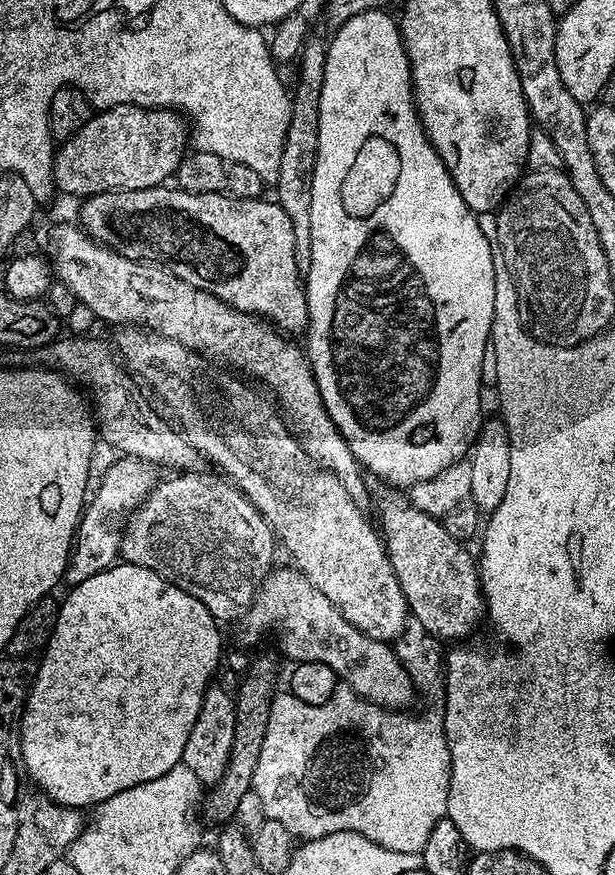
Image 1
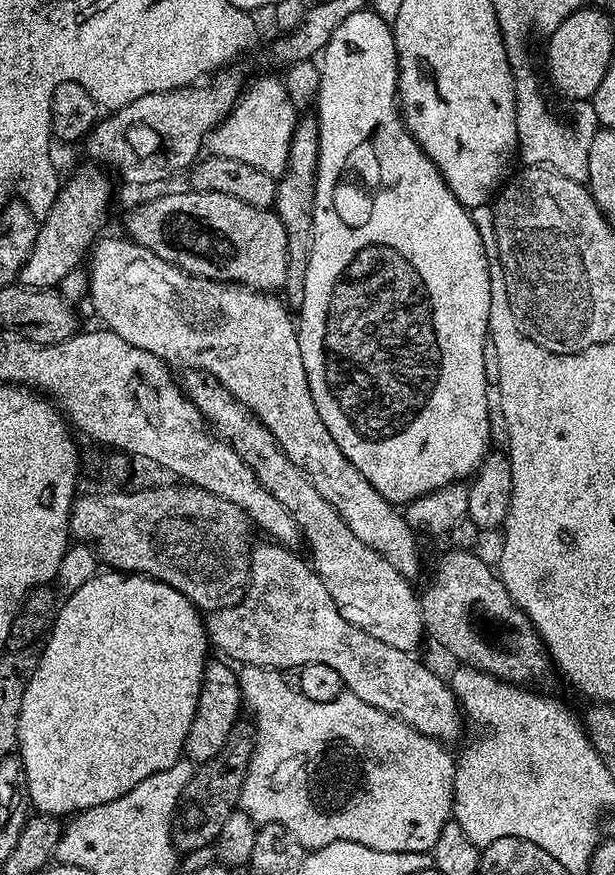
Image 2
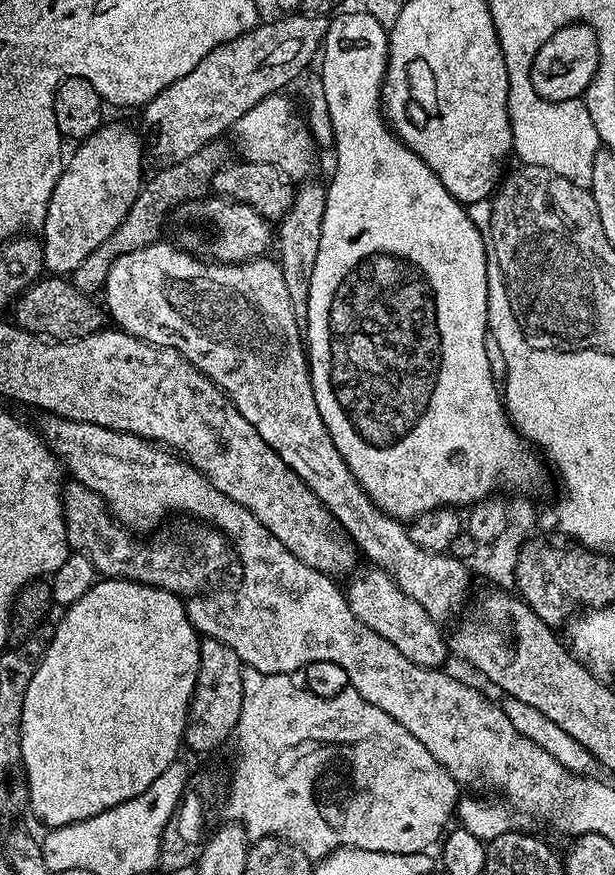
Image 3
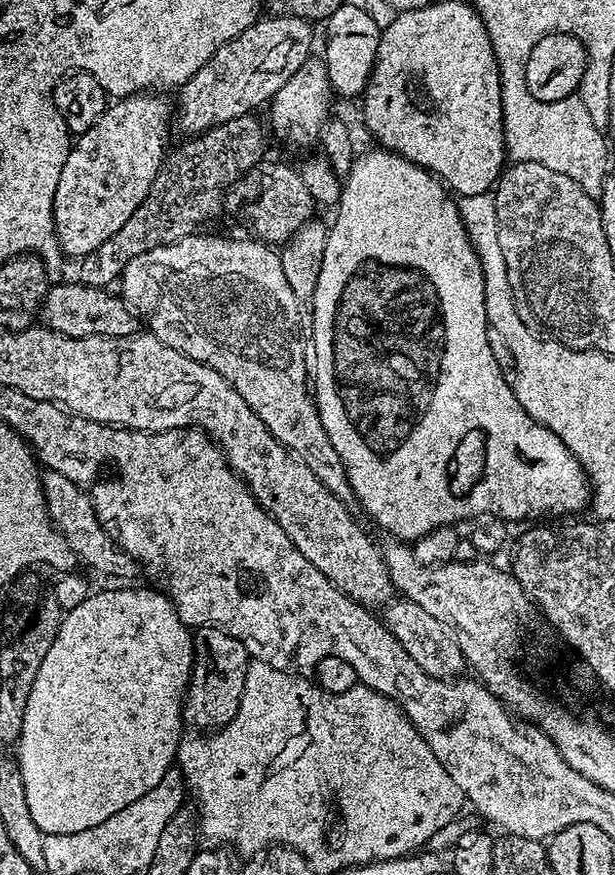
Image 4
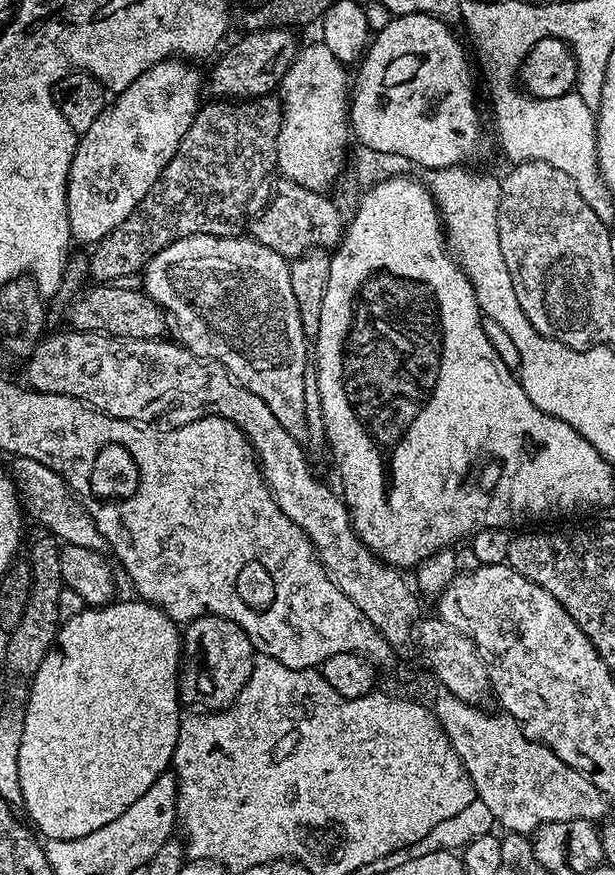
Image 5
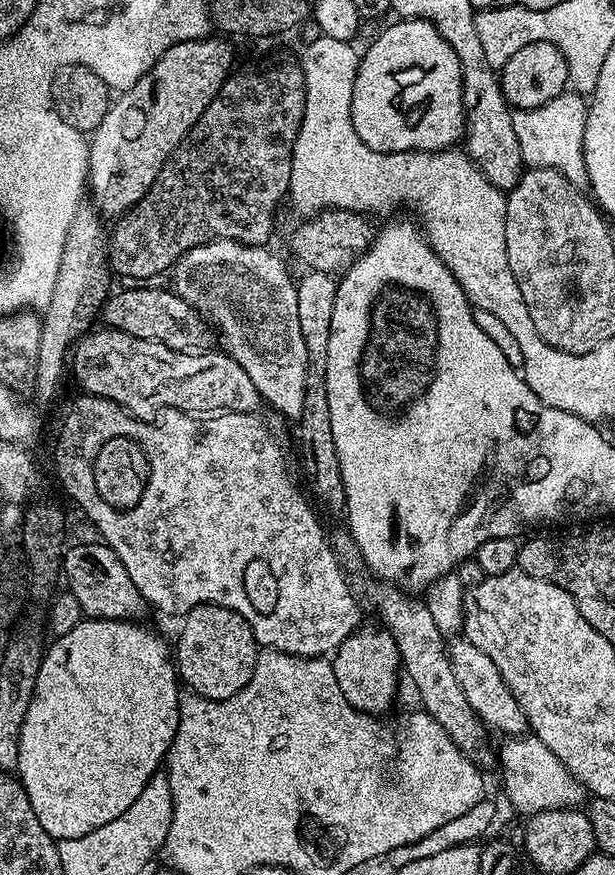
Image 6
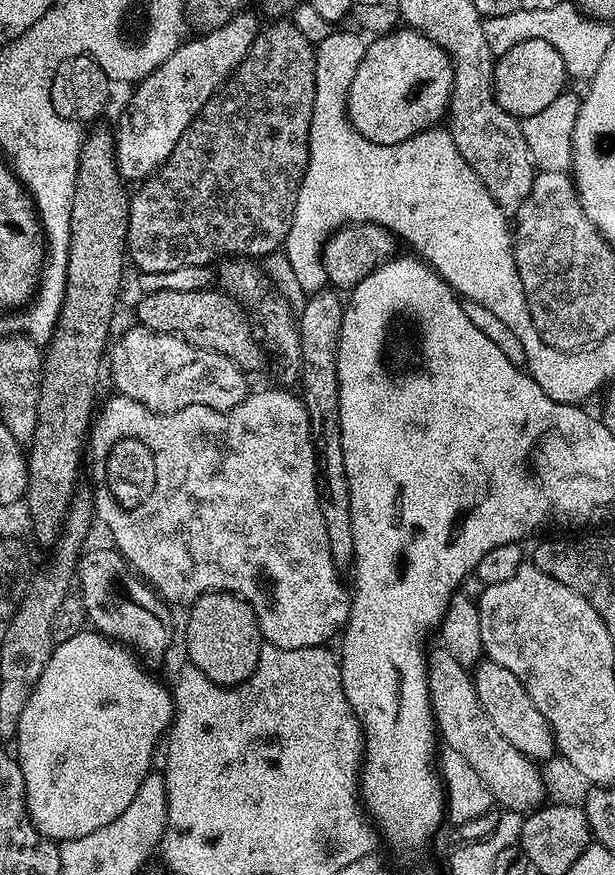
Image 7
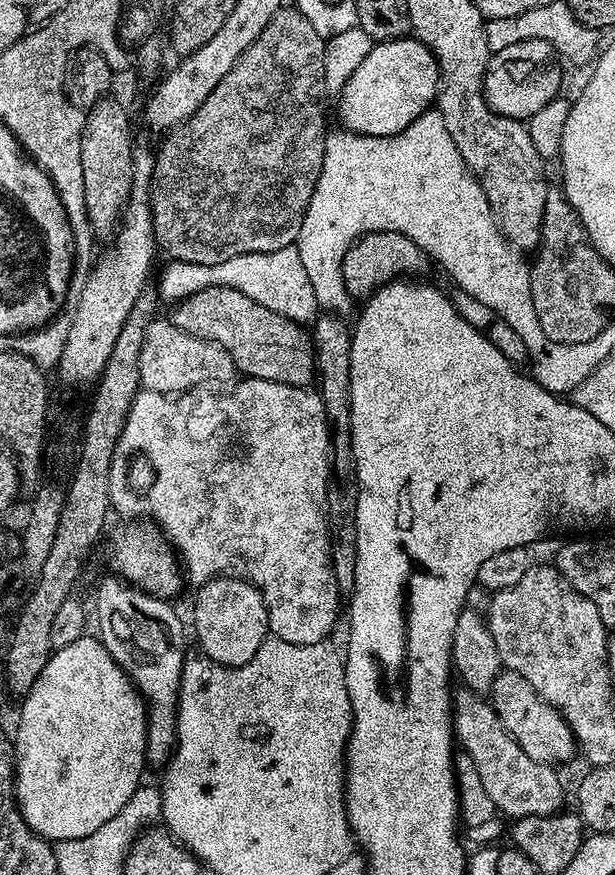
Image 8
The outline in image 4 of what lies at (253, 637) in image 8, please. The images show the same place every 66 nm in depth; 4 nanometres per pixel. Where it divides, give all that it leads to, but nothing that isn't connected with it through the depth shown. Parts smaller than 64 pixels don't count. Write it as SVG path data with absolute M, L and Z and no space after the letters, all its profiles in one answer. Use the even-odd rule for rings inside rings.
M198 628L192 637L192 677L182 705L182 720L200 734L225 728L238 714L250 657L246 646L220 628Z

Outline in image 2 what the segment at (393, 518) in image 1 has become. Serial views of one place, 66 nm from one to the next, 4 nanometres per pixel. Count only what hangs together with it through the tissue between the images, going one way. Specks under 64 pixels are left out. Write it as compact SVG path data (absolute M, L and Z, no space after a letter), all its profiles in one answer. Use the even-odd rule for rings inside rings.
M460 548L447 550L440 556L436 564L436 573L425 592L419 593L420 609L424 619L424 631L440 648L445 648L454 659L460 660L461 665L476 668L479 672L489 672L497 680L506 680L510 684L521 686L531 685L531 680L540 680L550 669L550 657L545 649L544 642L537 634L528 616L510 598L506 586L500 581L499 575L483 560L476 556L475 551L464 552ZM480 620L504 620L508 633L500 636L491 644L488 641L488 628Z

